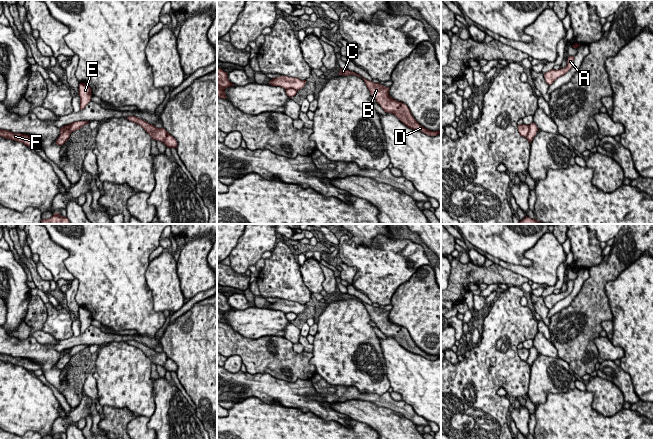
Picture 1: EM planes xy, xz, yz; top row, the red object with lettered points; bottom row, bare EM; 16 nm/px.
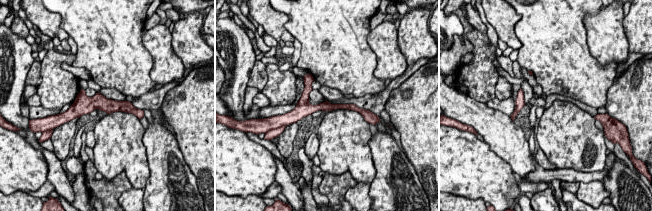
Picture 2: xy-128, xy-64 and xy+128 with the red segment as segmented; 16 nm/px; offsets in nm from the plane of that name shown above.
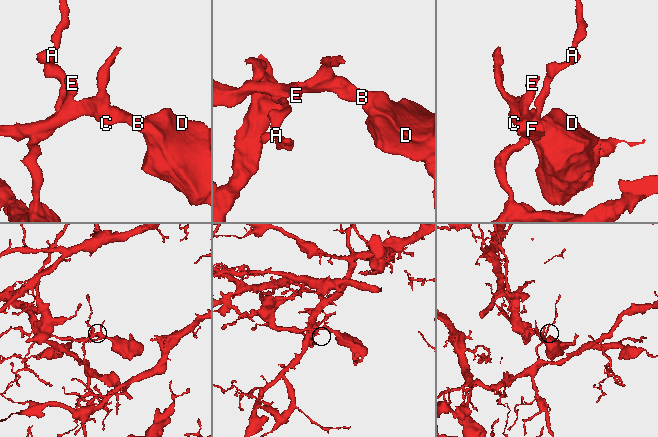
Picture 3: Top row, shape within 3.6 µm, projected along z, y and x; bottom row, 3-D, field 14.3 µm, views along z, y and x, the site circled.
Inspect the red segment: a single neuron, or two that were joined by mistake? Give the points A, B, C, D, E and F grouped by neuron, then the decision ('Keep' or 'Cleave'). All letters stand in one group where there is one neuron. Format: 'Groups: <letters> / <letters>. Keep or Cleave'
Groups: A B C D E F. Keep

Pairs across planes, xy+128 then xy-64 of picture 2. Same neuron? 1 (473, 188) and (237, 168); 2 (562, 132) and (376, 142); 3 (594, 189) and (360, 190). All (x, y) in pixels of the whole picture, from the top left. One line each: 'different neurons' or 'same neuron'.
1: same neuron
2: different neurons
3: same neuron

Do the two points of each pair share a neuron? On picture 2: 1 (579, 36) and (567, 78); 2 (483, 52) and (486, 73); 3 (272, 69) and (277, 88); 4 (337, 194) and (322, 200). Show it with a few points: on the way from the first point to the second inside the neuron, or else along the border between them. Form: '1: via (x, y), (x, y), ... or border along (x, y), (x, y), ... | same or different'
1: via (569, 46), (567, 48), (567, 68) | same
2: via (483, 57), (483, 68) | same
3: via (274, 74), (277, 83) | same
4: border along (321, 179), (318, 190), (329, 200) | different

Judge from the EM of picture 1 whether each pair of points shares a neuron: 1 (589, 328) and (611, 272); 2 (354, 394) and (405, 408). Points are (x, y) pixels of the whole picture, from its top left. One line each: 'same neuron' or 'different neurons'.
1: same neuron
2: same neuron

